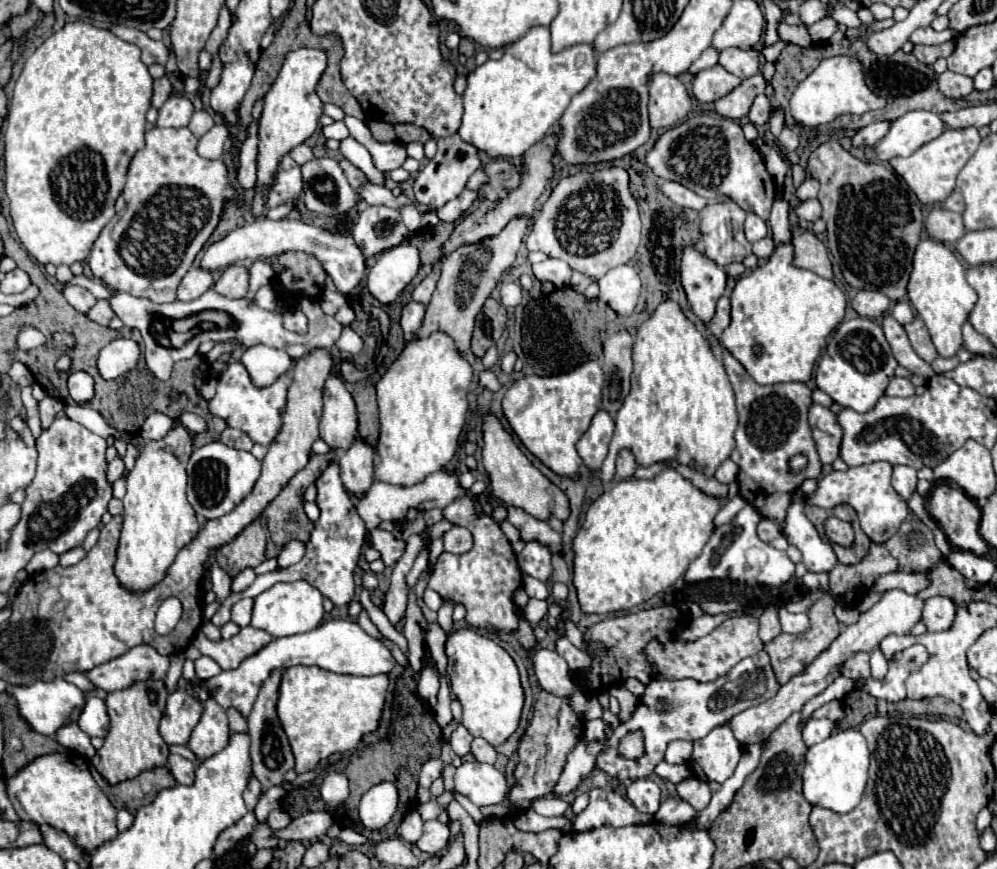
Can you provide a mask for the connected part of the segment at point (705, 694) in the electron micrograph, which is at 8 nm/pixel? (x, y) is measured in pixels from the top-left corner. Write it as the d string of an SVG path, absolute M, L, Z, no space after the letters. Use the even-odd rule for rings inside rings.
M758 652L754 658L744 658L740 664L736 664L726 676L714 680L714 682L696 682L696 680L652 680L646 686L646 692L642 694L636 712L626 722L612 732L612 736L606 740L606 748L598 754L596 768L606 772L612 778L618 780L638 780L644 776L650 776L654 768L662 762L664 750L668 742L672 740L700 740L706 736L712 728L728 724L732 716L738 712L744 712L746 708L754 704L762 704L768 698L772 698L778 692L780 684L774 676L774 670L770 666L770 658L766 652ZM632 730L644 732L644 756L638 760L626 760L616 752L616 746L622 736L626 736Z

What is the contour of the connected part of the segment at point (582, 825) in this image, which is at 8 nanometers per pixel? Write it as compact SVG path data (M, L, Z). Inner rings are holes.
M592 788L590 802L584 812L576 816L572 822L574 832L586 832L600 826L632 826L632 824L648 824L654 816L638 812L630 802L618 796L614 790Z

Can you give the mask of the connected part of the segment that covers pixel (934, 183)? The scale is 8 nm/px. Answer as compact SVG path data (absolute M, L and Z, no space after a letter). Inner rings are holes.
M948 128L938 138L924 144L920 150L916 150L912 156L892 158L890 166L896 170L898 176L904 178L908 188L916 194L916 198L922 204L940 204L954 190L958 172L972 158L972 154L978 150L978 146L980 146L980 136L978 136L976 128L962 128L962 130Z

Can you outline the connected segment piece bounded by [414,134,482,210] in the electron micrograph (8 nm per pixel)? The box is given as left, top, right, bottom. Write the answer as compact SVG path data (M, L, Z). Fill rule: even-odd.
M452 134L448 138L440 138L436 156L418 172L418 176L414 180L414 198L416 198L416 202L438 210L446 202L454 200L466 188L468 178L480 166L482 164L480 164L480 158L478 158L478 150L472 144L466 144L458 134Z

